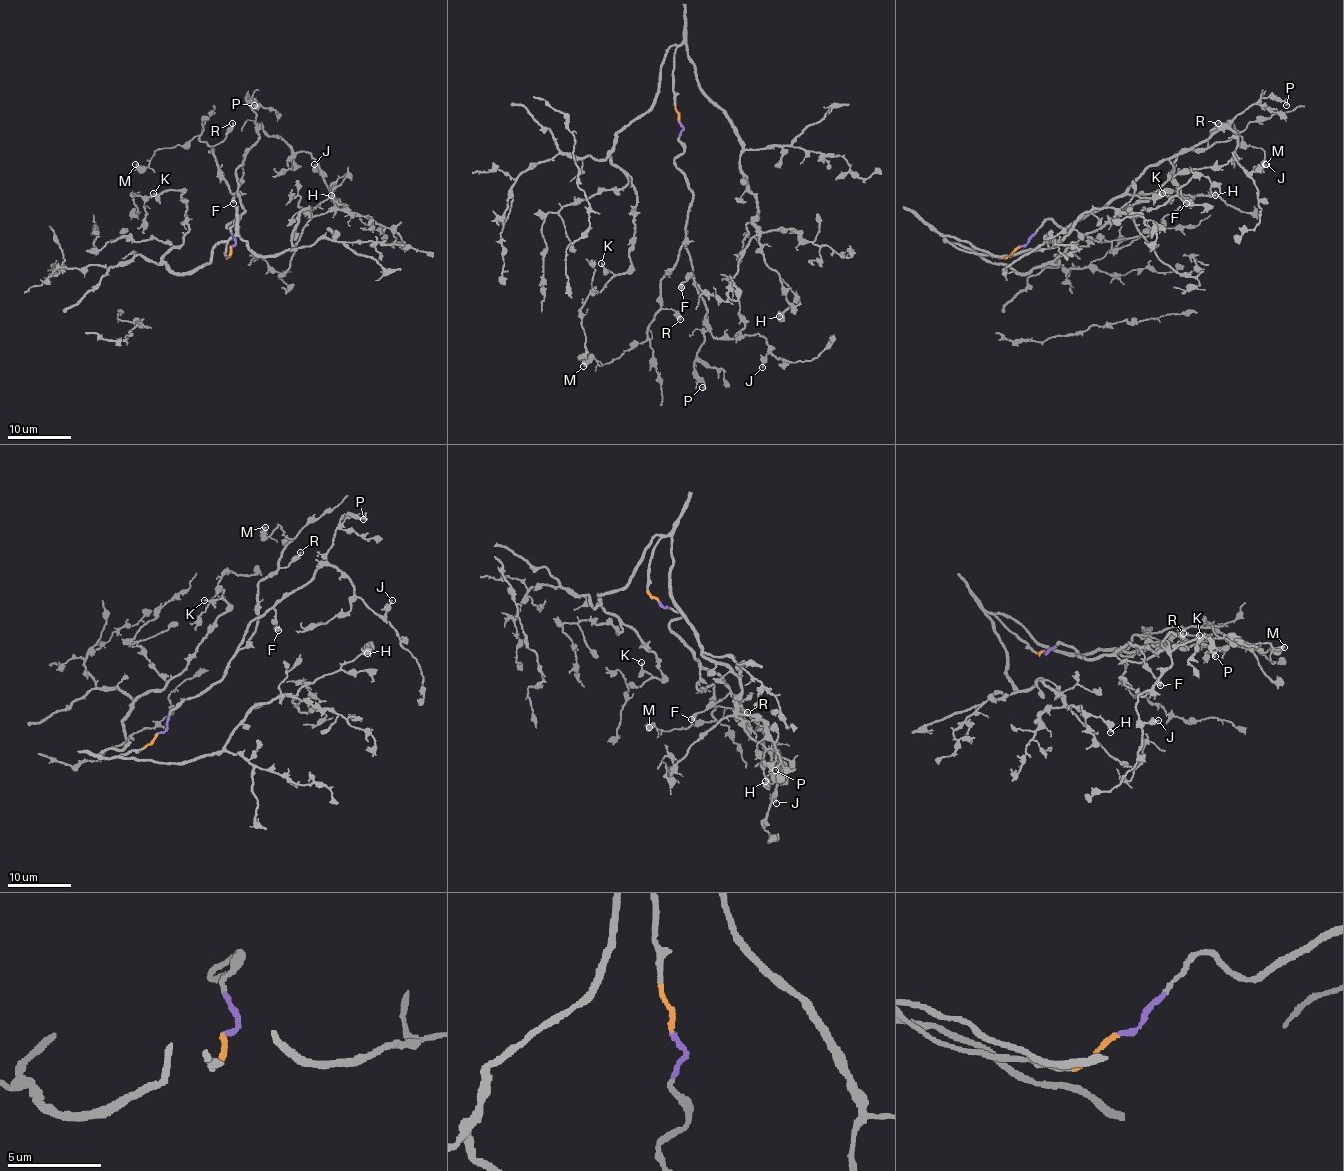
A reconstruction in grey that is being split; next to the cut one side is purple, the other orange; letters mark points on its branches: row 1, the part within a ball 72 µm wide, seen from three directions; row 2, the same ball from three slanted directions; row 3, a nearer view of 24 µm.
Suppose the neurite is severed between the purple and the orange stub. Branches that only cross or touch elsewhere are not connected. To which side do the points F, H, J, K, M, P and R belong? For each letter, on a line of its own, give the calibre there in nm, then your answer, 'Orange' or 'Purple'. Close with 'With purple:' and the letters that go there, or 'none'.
F: Thickness 480 nm. Purple
H: Thickness 190 nm. Orange
J: Thickness 160 nm. Purple
K: Thickness 130 nm. Orange
M: Thickness 280 nm. Purple
P: Thickness 100 nm. Purple
R: Thickness 240 nm. Purple
With purple: F, J, M, P, R

